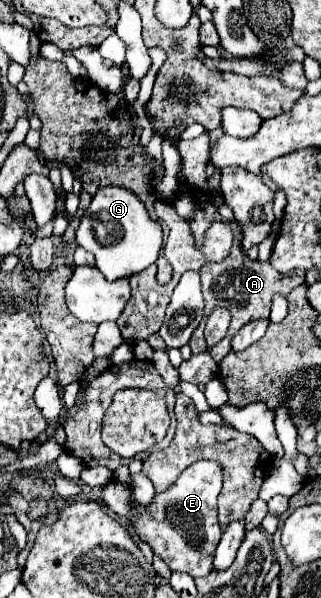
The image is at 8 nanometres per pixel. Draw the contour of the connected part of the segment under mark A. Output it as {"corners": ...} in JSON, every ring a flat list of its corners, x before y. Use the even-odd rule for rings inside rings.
{"corners":[[232,221,228,225,234,231,234,247,232,247,230,255,222,263,208,263,208,265,204,265,200,269,200,279,202,279,202,293,204,293,204,315,208,315,216,305,218,307,226,307,230,311,230,315,232,315,230,327,228,327,226,337,220,343,216,343,214,347,208,347,204,337,202,337,206,319,202,319,198,329,194,331,194,335,190,339,190,347,192,347,194,355,202,353,204,349,208,349,208,353,212,353,212,359,216,363,220,363,230,353,230,341,232,341,232,337,238,333,238,329,244,323,254,321,254,319,268,319,270,317,270,305,272,305,270,301,274,299,274,295,284,295,286,297,294,287,304,283,304,273,302,271,292,271,290,275,282,277,282,273,272,269,272,265,262,263,262,261,252,261,240,247,242,231,240,231,238,223]]}

